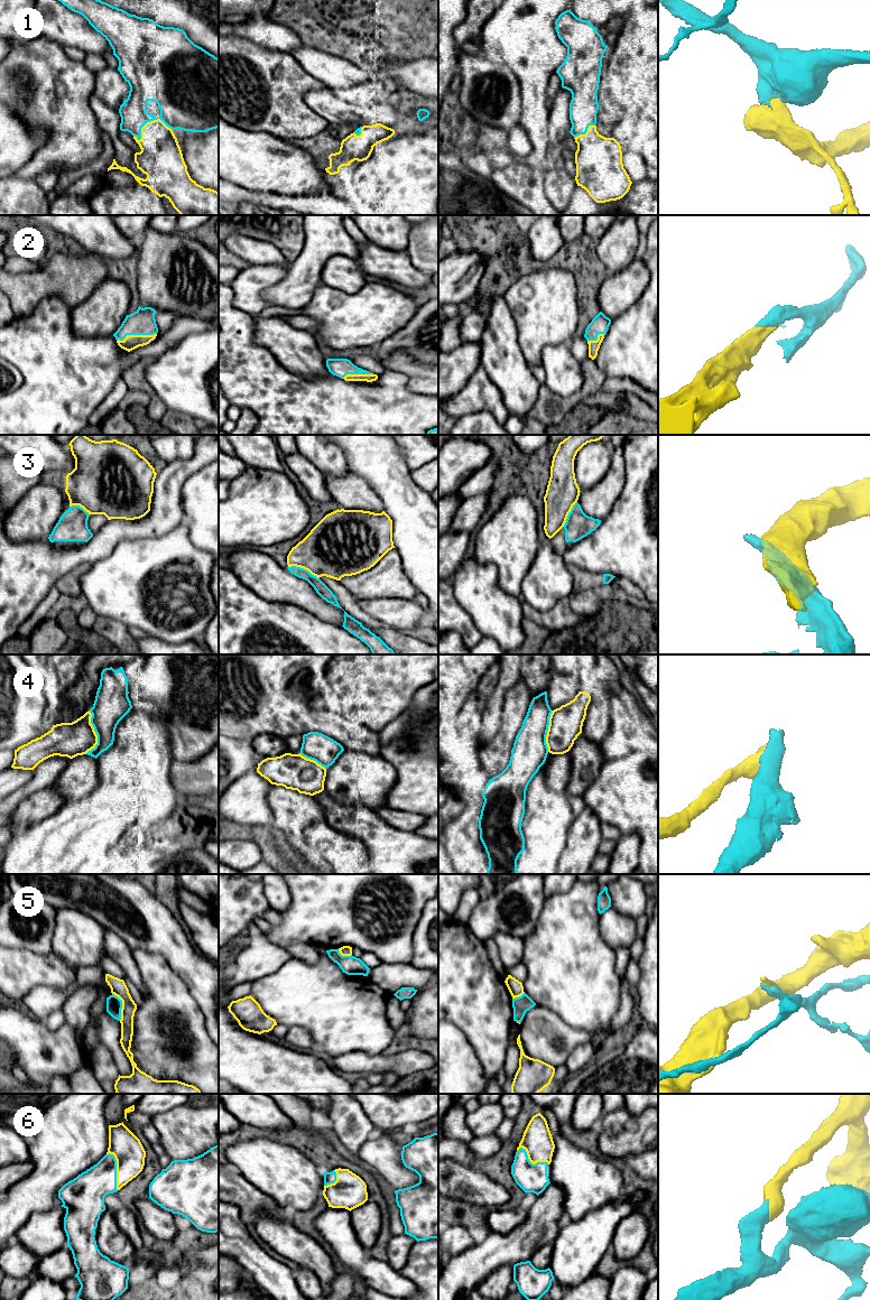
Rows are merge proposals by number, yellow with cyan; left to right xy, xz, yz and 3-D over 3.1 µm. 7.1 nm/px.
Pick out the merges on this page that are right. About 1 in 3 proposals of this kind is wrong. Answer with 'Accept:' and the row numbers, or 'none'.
Accept: 1, 2, 6

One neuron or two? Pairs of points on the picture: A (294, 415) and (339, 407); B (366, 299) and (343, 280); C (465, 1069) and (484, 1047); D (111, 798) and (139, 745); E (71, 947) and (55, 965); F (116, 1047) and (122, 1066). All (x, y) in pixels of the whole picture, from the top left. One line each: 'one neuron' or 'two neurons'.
A: one neuron
B: two neurons
C: two neurons
D: one neuron
E: two neurons
F: one neuron

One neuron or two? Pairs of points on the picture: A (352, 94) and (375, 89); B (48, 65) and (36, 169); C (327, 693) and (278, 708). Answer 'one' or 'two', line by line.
A: one
B: one
C: one

